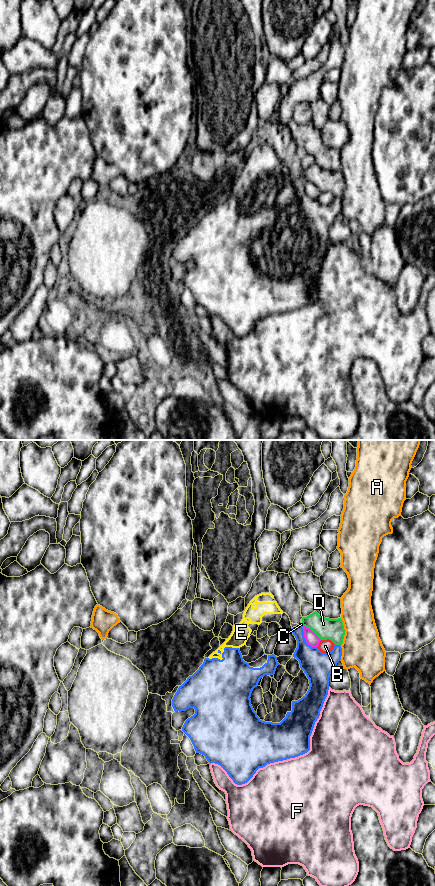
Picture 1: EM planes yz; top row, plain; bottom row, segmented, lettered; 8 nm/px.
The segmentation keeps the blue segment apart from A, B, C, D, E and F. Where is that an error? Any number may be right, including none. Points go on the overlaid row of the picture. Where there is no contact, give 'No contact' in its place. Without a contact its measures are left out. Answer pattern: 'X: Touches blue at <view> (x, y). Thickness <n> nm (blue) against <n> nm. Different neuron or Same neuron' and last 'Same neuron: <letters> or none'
A: Touches blue at yz (341, 653). Thickness 240 nm (blue) against 320 nm. Different neuron
B: Touches blue at yz (326, 653). Thickness 240 nm (blue) against 110 nm. Different neuron
C: Touches blue at yz (304, 638). Thickness 240 nm (blue) against 100 nm. Different neuron
D: Touches blue at yz (338, 645). Thickness 240 nm (blue) against 180 nm. Different neuron
E: Touches blue at yz (222, 653). Thickness 400 nm (blue) against 150 nm. Same neuron
F: Touches blue at yz (289, 758). Thickness 340 nm (blue) against 500 nm. Different neuron
Same neuron: E

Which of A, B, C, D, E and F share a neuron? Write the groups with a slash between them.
A / B / C / D / E / F

